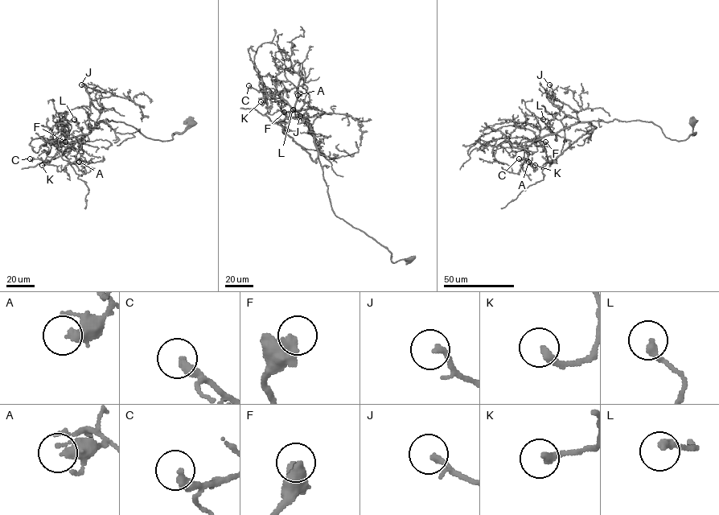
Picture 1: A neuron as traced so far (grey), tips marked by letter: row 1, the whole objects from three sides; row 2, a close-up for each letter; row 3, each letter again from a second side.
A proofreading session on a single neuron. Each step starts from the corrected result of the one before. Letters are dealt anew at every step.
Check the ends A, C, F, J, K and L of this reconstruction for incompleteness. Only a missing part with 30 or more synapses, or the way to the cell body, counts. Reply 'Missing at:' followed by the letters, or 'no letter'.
Missing at: no letter

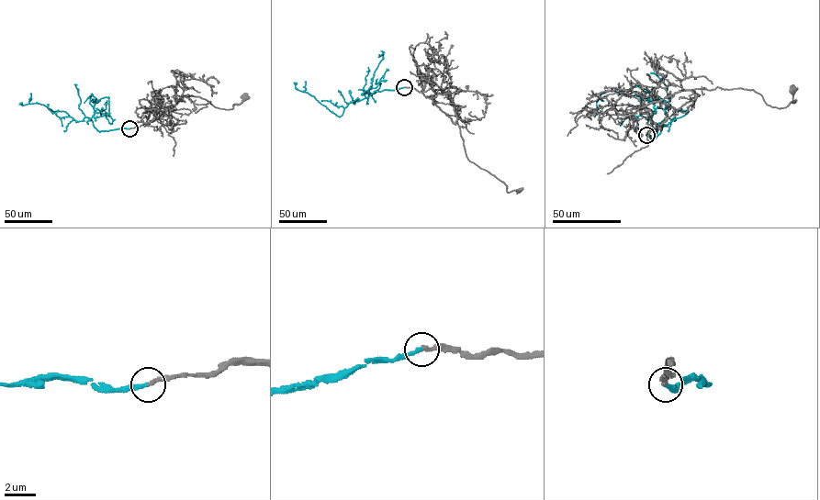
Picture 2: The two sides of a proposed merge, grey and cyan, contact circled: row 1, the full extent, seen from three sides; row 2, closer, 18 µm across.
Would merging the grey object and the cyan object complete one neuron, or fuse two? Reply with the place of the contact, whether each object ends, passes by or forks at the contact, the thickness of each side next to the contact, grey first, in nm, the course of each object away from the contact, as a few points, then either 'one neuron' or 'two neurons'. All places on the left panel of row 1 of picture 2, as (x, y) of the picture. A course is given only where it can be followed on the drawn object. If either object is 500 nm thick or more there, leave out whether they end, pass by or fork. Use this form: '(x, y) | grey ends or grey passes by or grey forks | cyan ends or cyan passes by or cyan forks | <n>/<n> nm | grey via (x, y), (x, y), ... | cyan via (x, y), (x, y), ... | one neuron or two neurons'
(129, 128) | grey ends | cyan ends | 260/260 nm | grey via (129, 128), (156, 120), (182, 100), (183, 95), (199, 96), (215, 107), (230, 109), (245, 96) | cyan via (129, 128), (99, 131), (87, 117), (76, 121), (65, 112), (53, 112), (39, 104), (29, 104), (30, 93) | one neuron

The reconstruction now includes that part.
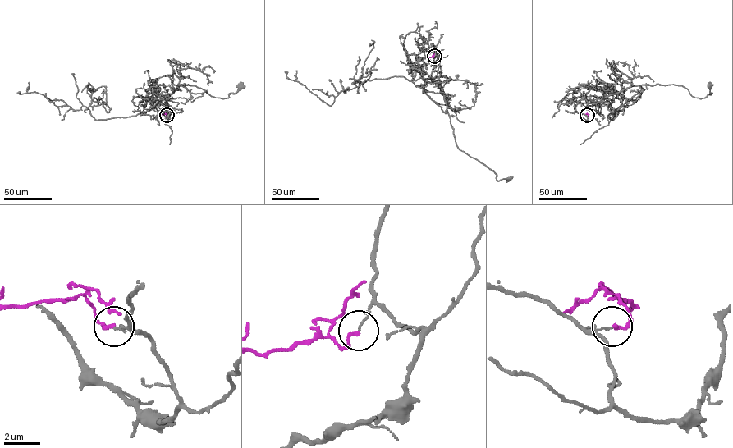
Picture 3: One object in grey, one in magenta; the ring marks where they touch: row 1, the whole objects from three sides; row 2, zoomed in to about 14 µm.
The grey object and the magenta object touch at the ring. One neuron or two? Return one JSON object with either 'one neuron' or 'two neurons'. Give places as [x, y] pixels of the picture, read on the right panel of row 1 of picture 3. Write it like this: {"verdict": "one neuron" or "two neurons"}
{"verdict": "two neurons"}

